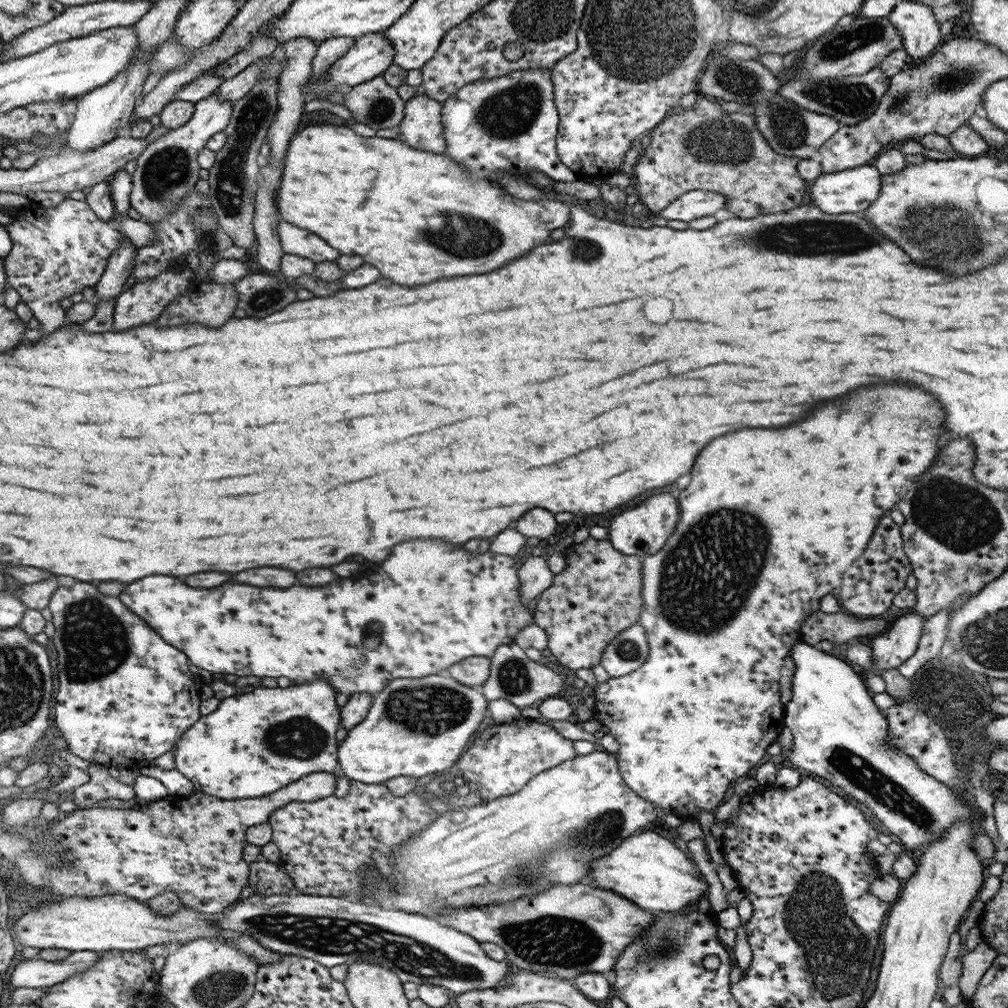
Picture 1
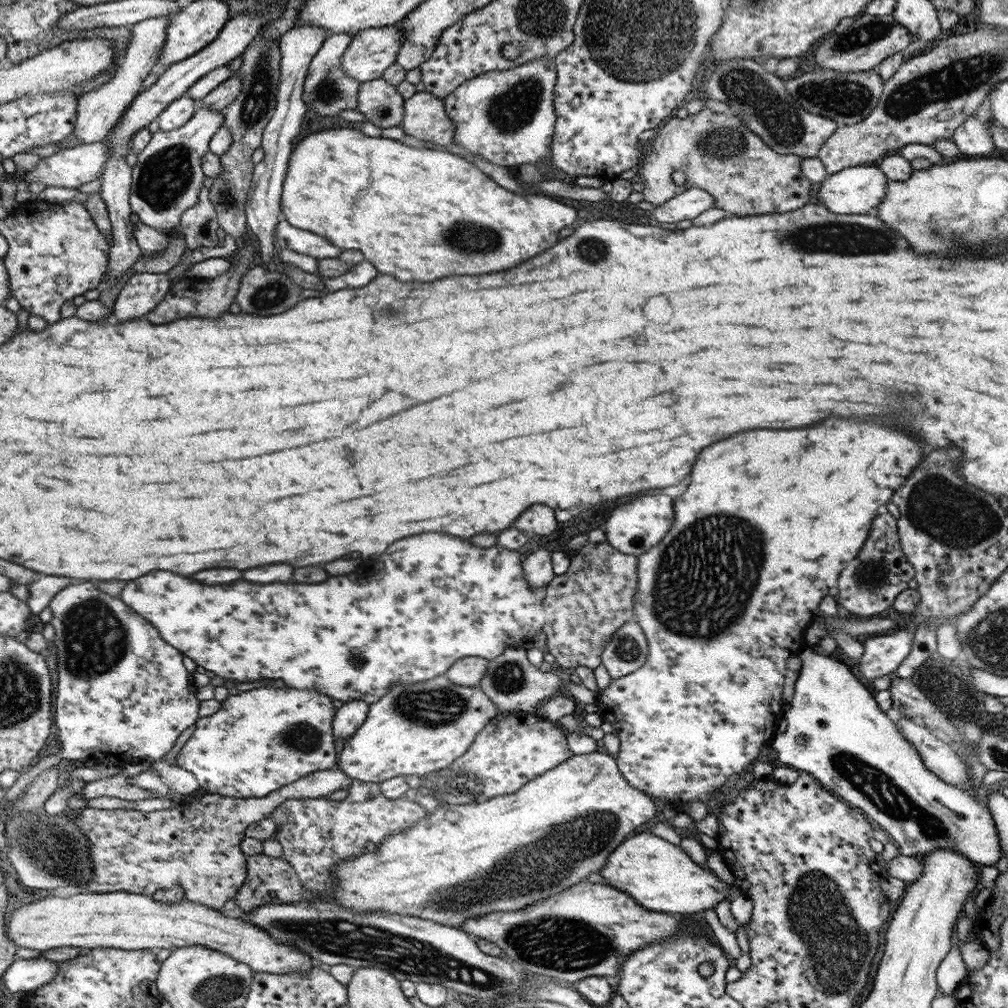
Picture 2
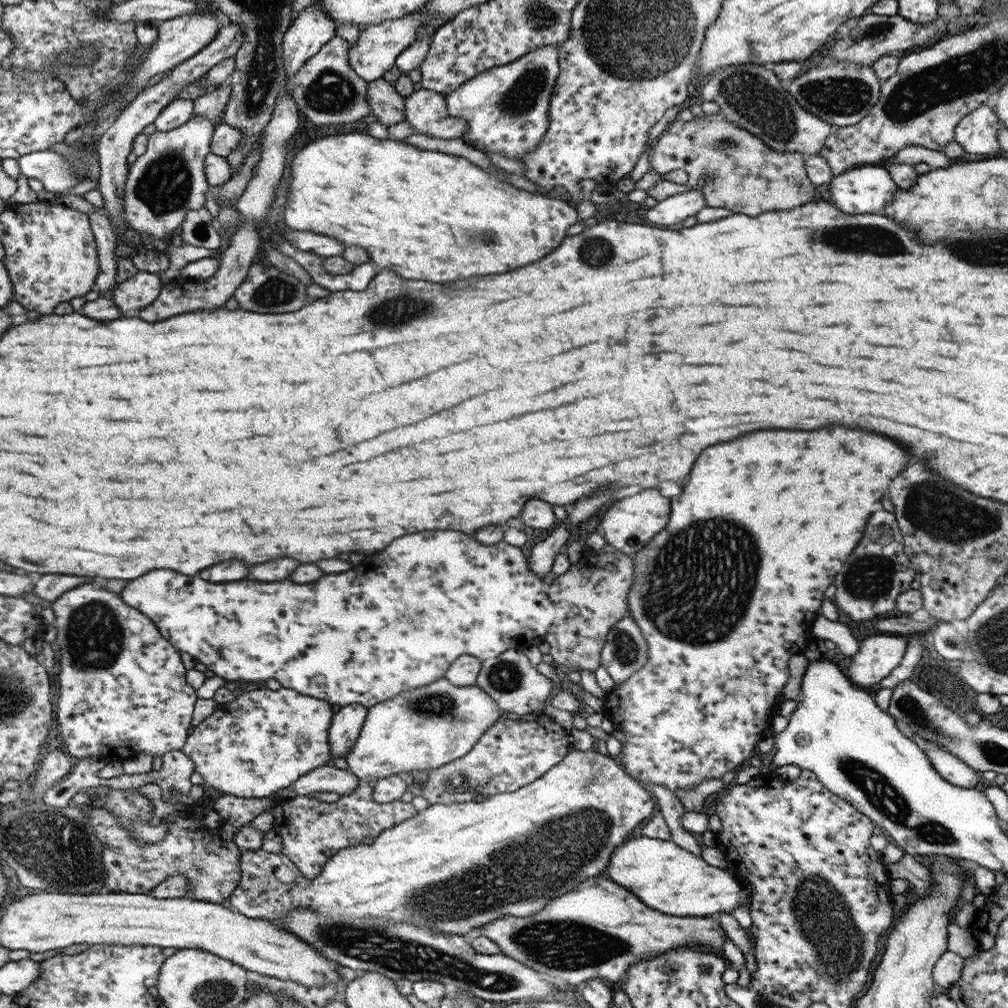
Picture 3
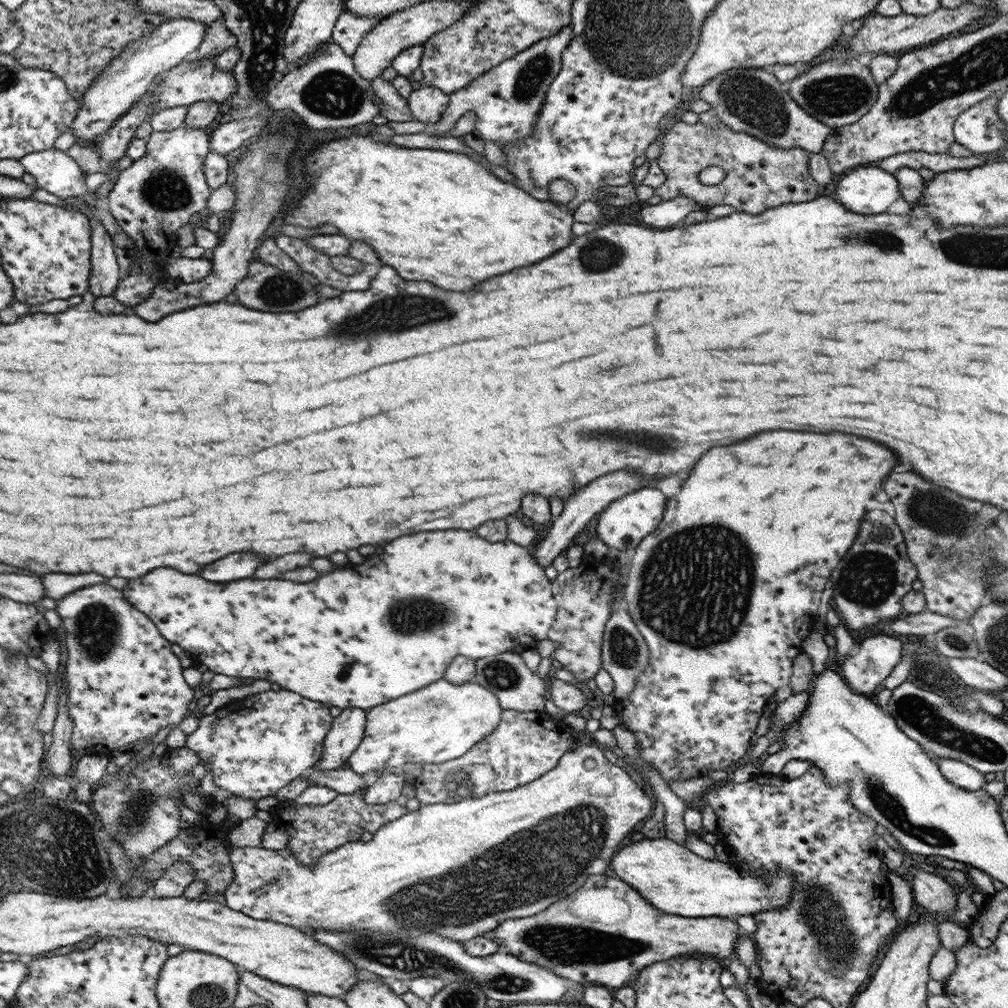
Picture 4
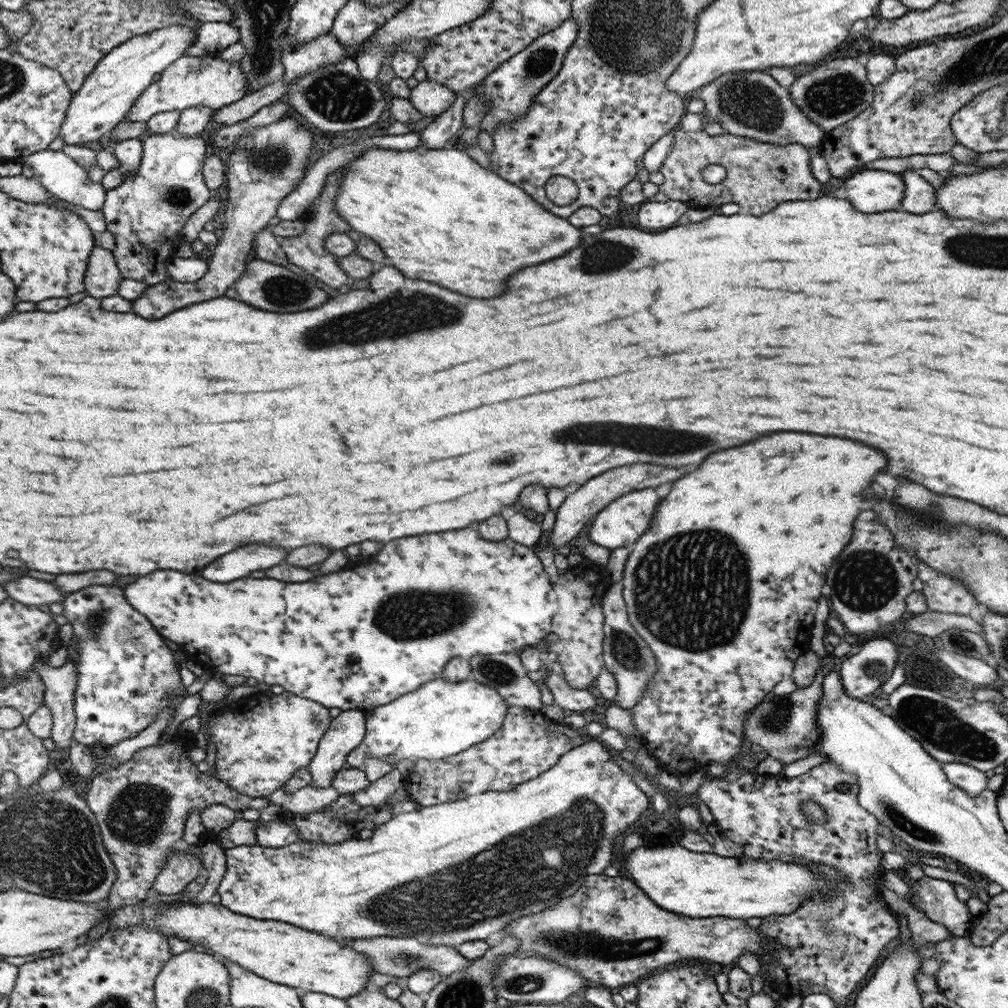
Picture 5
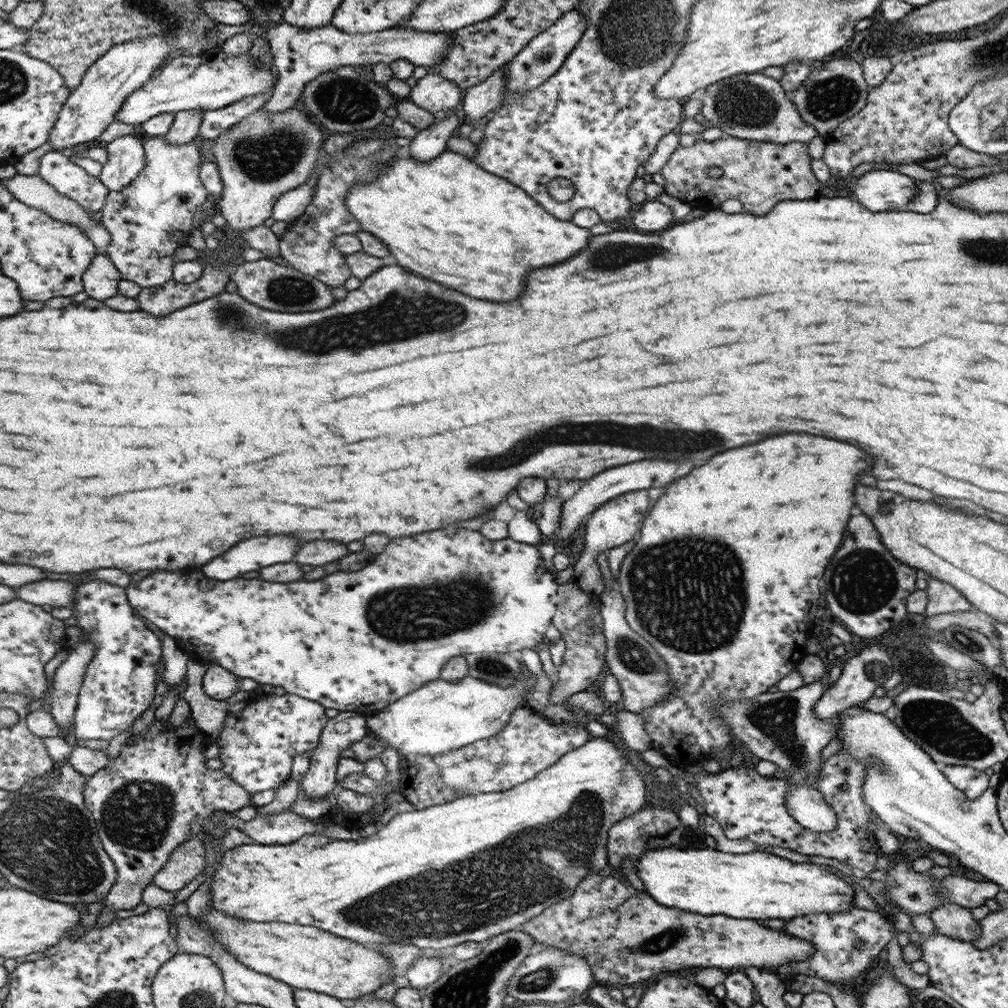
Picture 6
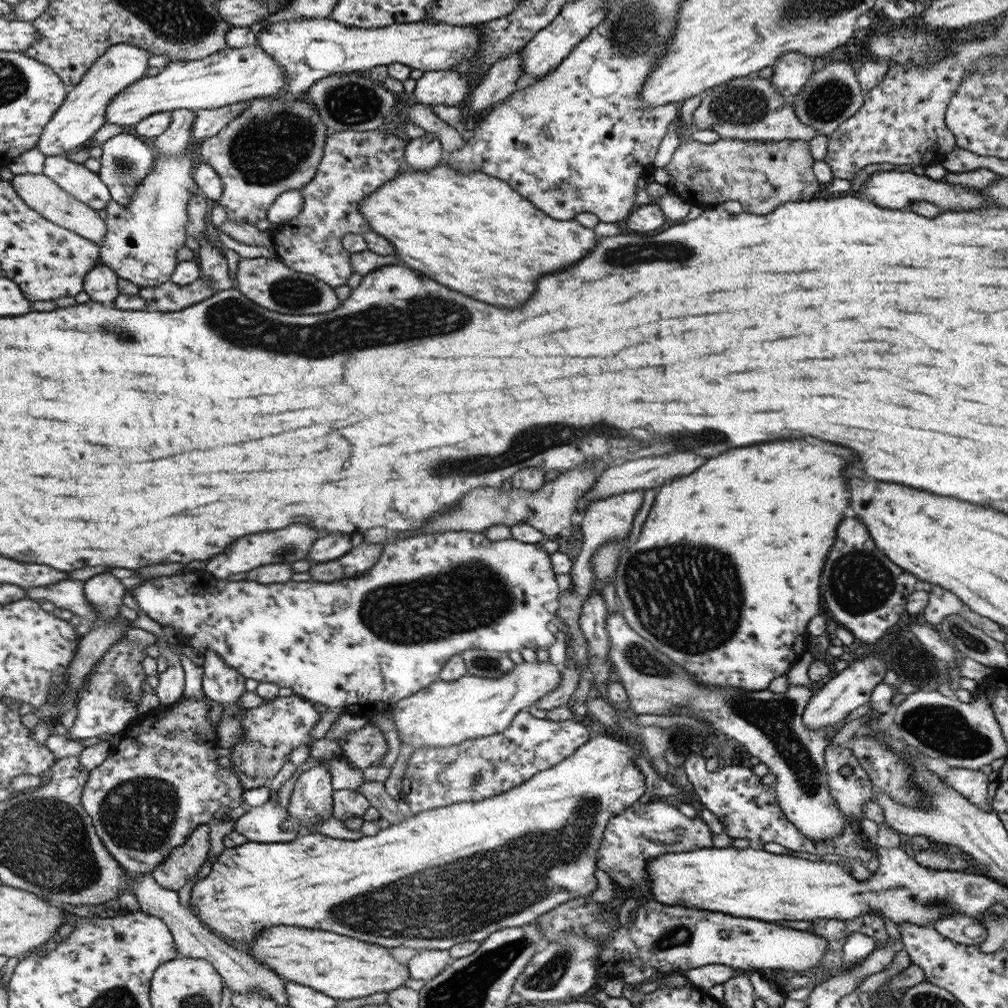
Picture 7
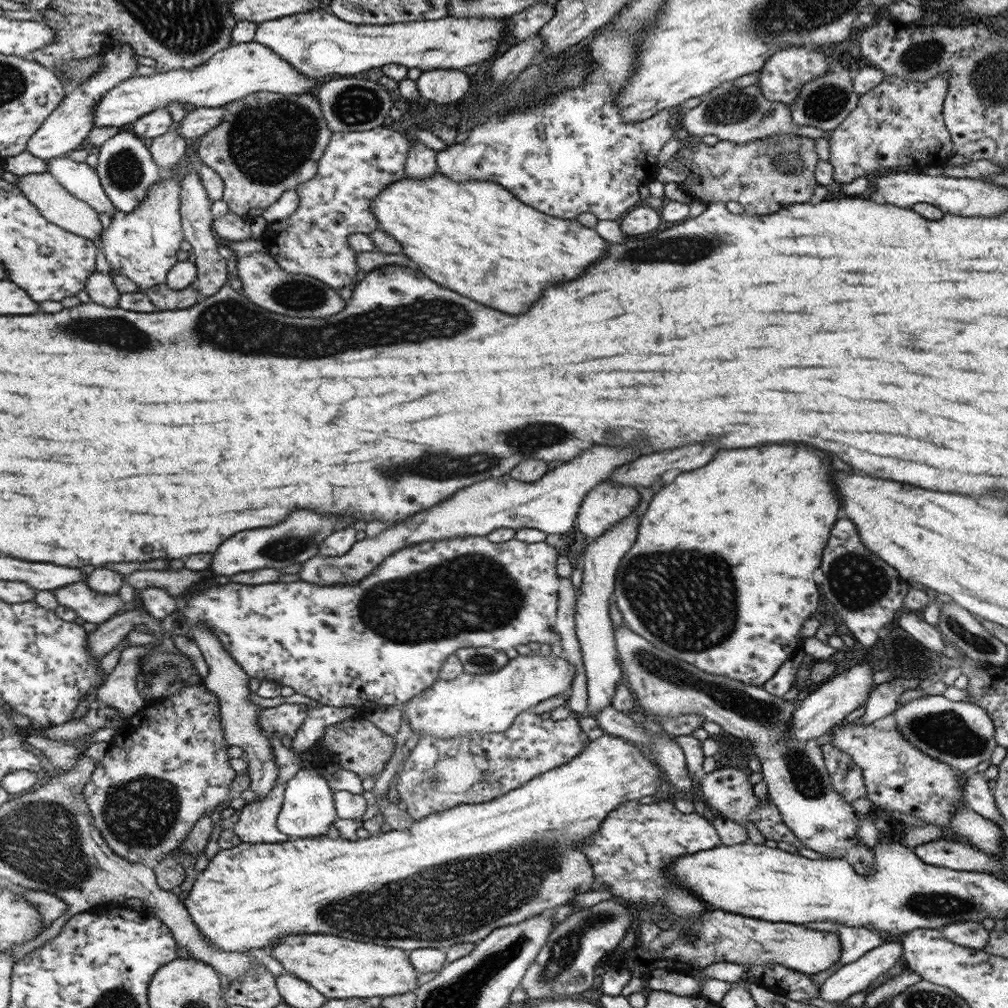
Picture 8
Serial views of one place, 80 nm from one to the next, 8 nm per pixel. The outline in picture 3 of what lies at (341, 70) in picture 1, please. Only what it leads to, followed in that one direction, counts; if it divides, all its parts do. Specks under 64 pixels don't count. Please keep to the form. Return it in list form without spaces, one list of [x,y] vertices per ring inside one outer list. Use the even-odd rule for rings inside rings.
[[[420,8],[406,16],[394,20],[384,20],[380,24],[366,27],[359,39],[349,47],[348,62],[354,72],[368,82],[383,78],[384,73],[395,66],[395,59],[407,47],[420,37],[433,34],[444,23],[445,16],[431,16],[427,10]]]

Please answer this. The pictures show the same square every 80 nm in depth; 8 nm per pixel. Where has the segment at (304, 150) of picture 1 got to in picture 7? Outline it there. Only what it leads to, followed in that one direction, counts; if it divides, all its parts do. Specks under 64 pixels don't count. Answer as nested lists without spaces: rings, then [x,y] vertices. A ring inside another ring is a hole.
[[[438,163],[427,171],[415,171],[406,166],[405,171],[398,172],[392,180],[365,196],[359,202],[359,211],[374,233],[394,244],[396,254],[404,264],[412,266],[412,270],[424,272],[432,280],[456,288],[456,292],[504,308],[524,304],[536,290],[536,280],[542,274],[578,262],[596,246],[598,238],[594,230],[584,228],[575,218],[556,220],[548,216],[506,181],[483,172],[463,173],[448,163]]]

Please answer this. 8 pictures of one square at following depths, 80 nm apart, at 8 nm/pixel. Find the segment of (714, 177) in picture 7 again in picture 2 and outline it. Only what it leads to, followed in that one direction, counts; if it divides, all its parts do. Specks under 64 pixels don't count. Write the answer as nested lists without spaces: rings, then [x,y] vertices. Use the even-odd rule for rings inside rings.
[[[704,106],[695,115],[686,119],[671,116],[657,129],[640,160],[643,200],[655,207],[668,202],[678,194],[692,188],[708,191],[715,200],[715,206],[736,216],[756,216],[764,213],[783,213],[802,208],[810,200],[812,183],[803,175],[800,156],[781,155],[772,150],[755,132],[752,132],[738,115],[732,113],[715,113]],[[680,170],[686,175],[682,185],[674,183],[672,174]]]

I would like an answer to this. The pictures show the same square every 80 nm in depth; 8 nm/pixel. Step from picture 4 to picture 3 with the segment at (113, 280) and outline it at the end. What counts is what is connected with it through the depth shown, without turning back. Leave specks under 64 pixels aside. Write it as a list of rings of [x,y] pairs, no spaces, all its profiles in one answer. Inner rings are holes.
[[[94,205],[94,212],[90,216],[92,232],[95,233],[96,254],[100,261],[100,275],[92,290],[102,293],[109,292],[115,285],[117,278],[118,249],[117,239],[110,221],[104,215],[102,208]]]

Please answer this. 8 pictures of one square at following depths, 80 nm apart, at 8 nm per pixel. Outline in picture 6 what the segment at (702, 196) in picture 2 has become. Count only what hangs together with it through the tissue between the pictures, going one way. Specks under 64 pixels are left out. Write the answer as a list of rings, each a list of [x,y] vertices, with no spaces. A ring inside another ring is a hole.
[[[648,199],[634,214],[634,226],[640,232],[662,232],[675,222],[673,208],[657,200]]]

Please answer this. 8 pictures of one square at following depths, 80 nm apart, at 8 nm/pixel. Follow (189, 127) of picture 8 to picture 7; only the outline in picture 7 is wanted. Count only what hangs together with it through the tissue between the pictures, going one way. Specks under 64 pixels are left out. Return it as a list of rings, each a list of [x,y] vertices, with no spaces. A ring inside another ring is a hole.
[[[242,101],[217,109],[199,109],[193,122],[192,136],[202,139],[216,136],[235,116],[239,116],[250,105],[250,101]]]

